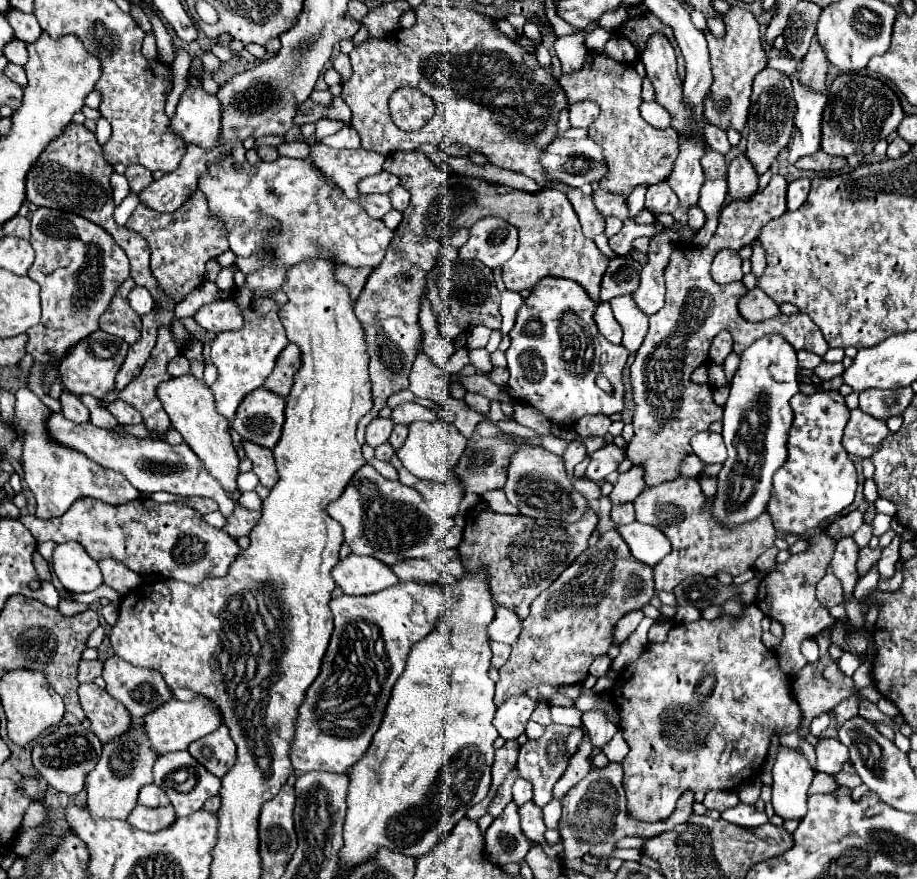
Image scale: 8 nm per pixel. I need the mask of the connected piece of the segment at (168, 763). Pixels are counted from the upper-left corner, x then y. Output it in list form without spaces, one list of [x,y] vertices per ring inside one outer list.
[[[187,750],[175,752],[175,754],[163,754],[161,758],[157,758],[153,776],[155,776],[155,784],[165,790],[171,804],[175,806],[177,818],[189,816],[189,814],[201,810],[205,800],[219,794],[219,790],[221,790],[221,780],[217,776],[213,776],[211,772],[207,772]]]

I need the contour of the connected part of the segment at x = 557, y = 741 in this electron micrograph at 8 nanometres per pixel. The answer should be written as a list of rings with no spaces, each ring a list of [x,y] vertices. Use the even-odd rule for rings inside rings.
[[[551,724],[545,728],[543,736],[537,740],[527,740],[521,750],[519,750],[519,760],[517,760],[517,772],[519,778],[525,778],[533,786],[533,802],[537,806],[545,806],[553,798],[553,786],[565,772],[569,758],[575,754],[577,746],[583,740],[581,728],[571,728],[571,726],[561,726],[561,724]]]

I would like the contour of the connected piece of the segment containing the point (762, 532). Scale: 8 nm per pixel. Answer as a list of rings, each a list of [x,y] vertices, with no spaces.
[[[679,476],[673,482],[647,486],[633,500],[633,506],[637,522],[659,528],[671,542],[669,556],[653,566],[655,590],[671,592],[679,582],[695,574],[715,576],[715,572],[725,570],[731,576],[737,576],[745,570],[751,570],[755,560],[767,548],[771,548],[775,540],[775,530],[769,514],[761,514],[761,518],[755,518],[745,526],[737,526],[737,530],[725,530],[725,526],[713,520],[711,504],[707,504],[707,496],[703,494],[697,478]]]

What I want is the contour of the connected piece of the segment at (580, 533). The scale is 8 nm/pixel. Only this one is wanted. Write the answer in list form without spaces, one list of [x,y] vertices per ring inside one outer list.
[[[479,502],[465,514],[463,542],[457,550],[463,566],[471,572],[487,564],[495,602],[513,610],[519,620],[525,620],[531,602],[541,594],[541,590],[549,588],[551,582],[587,548],[587,540],[597,528],[597,520],[599,518],[593,510],[587,510],[585,516],[575,524],[533,520],[523,514],[497,514],[485,506],[485,502]]]

